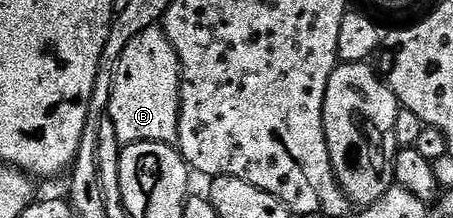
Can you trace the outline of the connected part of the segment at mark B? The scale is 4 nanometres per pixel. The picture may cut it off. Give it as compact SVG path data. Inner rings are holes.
M161 25L150 26L128 48L124 48L124 56L120 56L120 64L116 68L116 80L112 84L109 125L114 129L122 144L132 142L159 142L174 146L178 141L178 125L180 124L180 88L182 87L182 65L178 59L176 48L168 40Z

